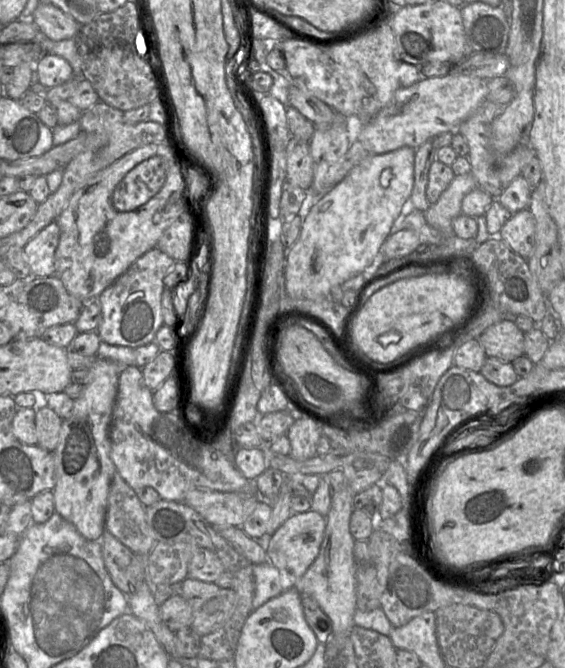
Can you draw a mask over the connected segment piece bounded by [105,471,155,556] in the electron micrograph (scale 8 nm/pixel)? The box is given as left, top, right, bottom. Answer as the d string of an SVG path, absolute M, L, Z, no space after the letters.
M115 471L108 493L105 530L137 556L147 556L155 545L145 508L136 492Z

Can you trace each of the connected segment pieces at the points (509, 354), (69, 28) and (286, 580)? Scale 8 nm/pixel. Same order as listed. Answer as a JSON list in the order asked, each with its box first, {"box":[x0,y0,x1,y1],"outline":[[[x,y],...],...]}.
[{"box":[478,318,525,363],"outline":[[[505,318],[497,324],[488,327],[478,338],[486,356],[512,363],[525,355],[524,333],[517,327],[514,318]]]},{"box":[31,2,82,41],"outline":[[[40,2],[31,16],[42,36],[54,41],[75,37],[82,25],[53,4]]]},{"box":[253,561,299,610],"outline":[[[268,561],[253,564],[253,576],[255,581],[253,610],[281,593],[296,587],[299,580],[290,572],[279,570]]]}]

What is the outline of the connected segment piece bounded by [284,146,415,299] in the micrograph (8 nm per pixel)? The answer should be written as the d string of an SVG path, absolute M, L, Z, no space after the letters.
M408 146L383 154L369 154L360 163L355 165L328 193L326 193L322 198L316 199L312 203L309 209L307 209L307 214L303 219L297 241L286 252L285 256L285 289L290 298L306 299L310 297L327 297L334 286L341 286L341 284L355 275L370 273L377 263L382 263L387 260L381 253L381 245L390 235L393 226L395 227L395 221L401 215L403 205L411 196L414 182L414 156L415 149Z

